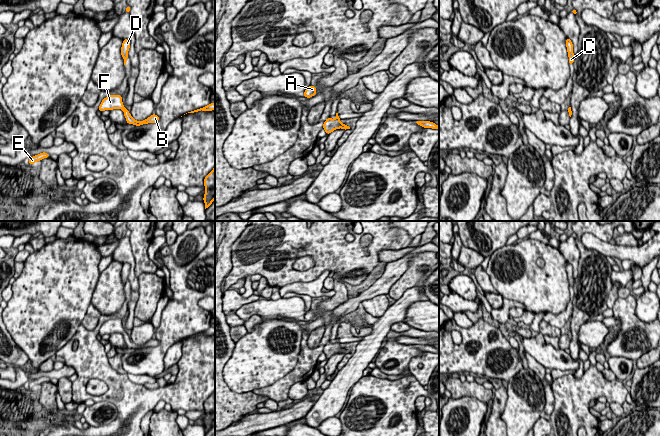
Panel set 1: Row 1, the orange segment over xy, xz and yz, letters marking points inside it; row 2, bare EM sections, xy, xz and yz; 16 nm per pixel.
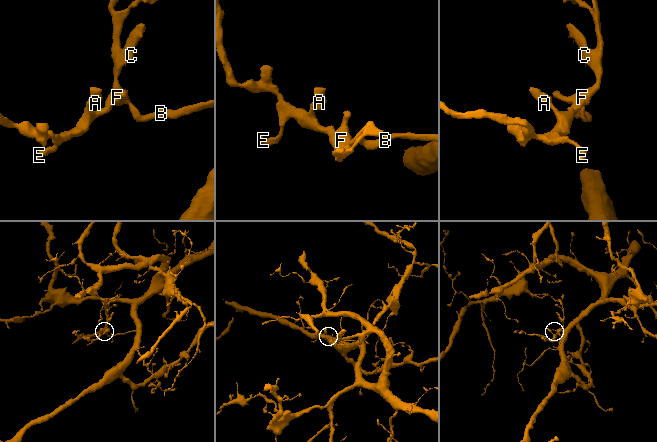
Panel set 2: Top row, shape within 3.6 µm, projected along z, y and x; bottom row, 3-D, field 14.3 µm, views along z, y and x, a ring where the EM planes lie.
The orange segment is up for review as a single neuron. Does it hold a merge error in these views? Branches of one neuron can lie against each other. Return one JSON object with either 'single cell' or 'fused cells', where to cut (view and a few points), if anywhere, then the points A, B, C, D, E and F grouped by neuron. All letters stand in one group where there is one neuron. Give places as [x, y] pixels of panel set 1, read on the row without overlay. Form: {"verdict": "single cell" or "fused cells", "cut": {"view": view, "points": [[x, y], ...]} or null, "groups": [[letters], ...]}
{"verdict": "single cell", "cut": null, "groups": [["A", "B", "C", "D", "E", "F"]]}

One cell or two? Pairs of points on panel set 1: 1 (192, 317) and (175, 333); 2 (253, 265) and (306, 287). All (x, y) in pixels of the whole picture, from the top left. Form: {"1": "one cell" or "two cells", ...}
{"1": "one cell", "2": "two cells"}

